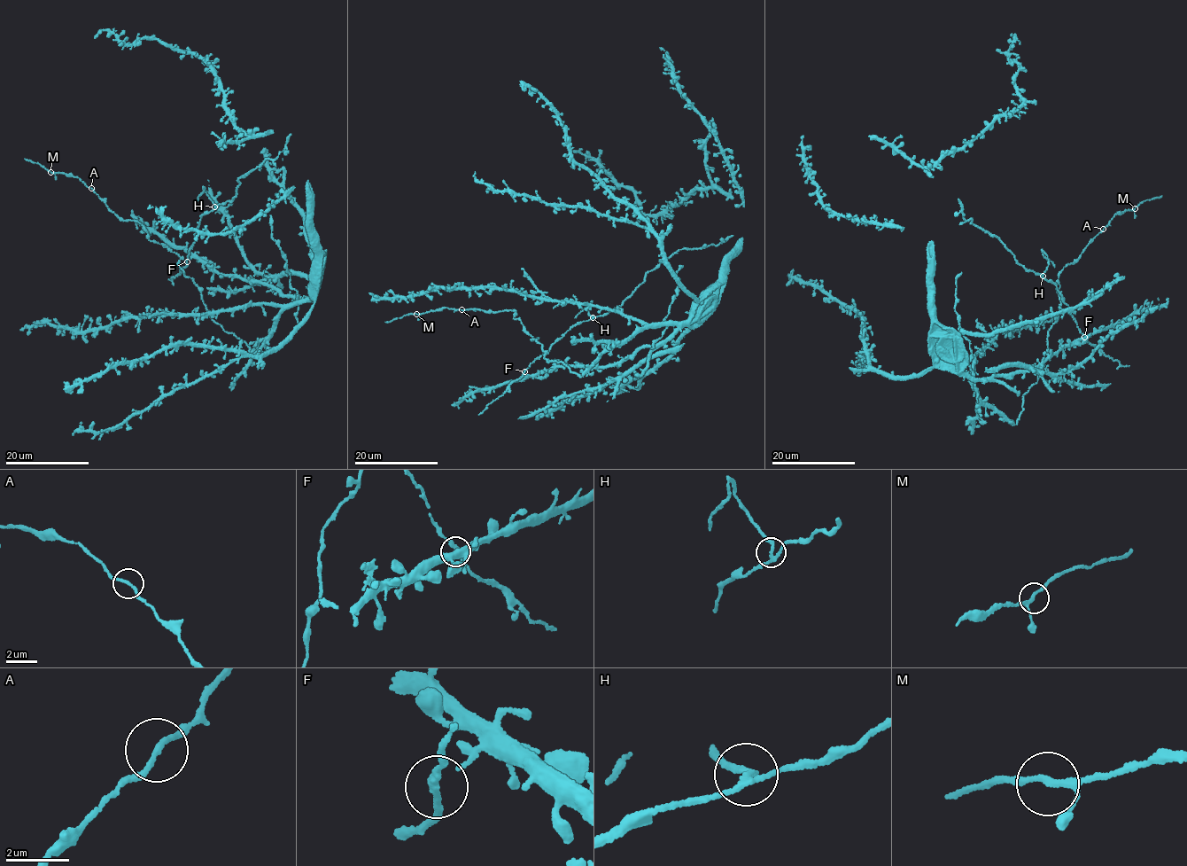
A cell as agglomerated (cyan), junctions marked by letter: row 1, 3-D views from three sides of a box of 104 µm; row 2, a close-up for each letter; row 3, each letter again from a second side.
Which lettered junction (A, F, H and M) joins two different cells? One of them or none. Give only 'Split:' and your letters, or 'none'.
Split: H

